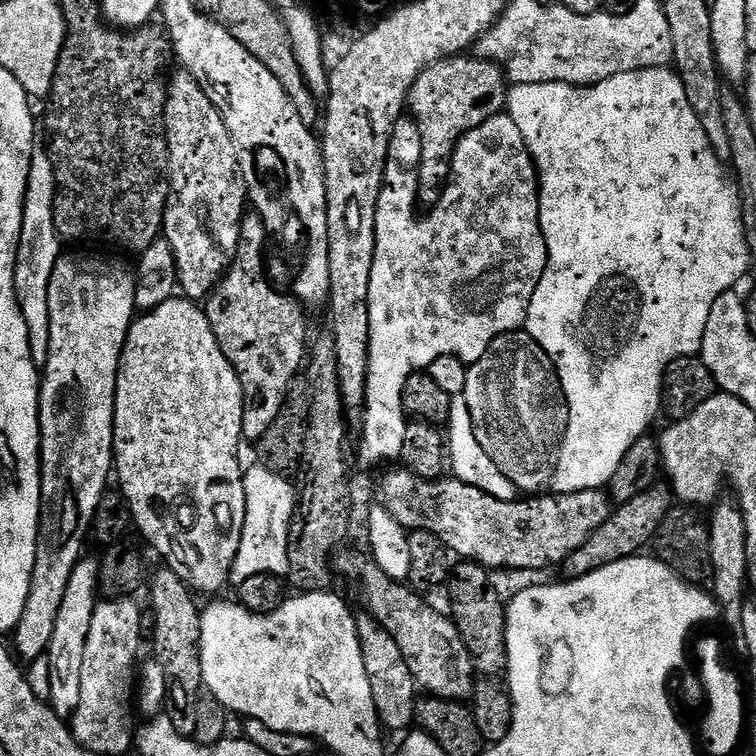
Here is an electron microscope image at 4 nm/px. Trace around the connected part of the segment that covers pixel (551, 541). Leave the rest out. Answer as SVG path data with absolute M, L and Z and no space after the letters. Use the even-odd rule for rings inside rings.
M392 466L388 470L376 488L377 494L380 495L379 507L388 511L405 530L434 534L449 553L456 555L457 552L465 561L482 564L489 570L544 568L547 564L563 565L568 556L574 554L574 550L578 550L578 546L582 546L582 542L586 542L590 534L594 534L594 530L602 526L602 522L606 522L614 507L607 491L598 488L570 494L532 494L527 498L499 500L455 478L418 478L418 474L403 466Z

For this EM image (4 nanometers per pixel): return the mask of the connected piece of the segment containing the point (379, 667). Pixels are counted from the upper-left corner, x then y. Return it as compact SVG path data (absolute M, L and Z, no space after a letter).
M364 614L357 619L356 629L362 646L362 662L366 666L366 679L370 682L370 694L374 698L376 716L387 731L389 728L392 732L403 733L413 727L416 718L418 685L414 674L410 674L410 666L406 666L406 658L402 658L402 650L398 650L398 642L390 638L388 631L379 622Z

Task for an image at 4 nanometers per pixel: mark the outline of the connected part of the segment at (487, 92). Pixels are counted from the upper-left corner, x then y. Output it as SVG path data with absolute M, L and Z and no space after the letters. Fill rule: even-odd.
M468 54L434 62L422 70L422 74L418 74L414 86L408 92L407 107L420 131L418 188L421 193L435 193L442 182L447 181L448 173L452 170L452 155L458 142L470 130L482 126L482 122L505 111L509 87L501 65Z

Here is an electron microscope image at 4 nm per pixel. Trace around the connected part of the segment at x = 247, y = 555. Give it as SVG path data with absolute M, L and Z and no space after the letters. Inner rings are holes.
M256 462L253 463L253 468L250 467L245 471L244 474L244 489L246 490L246 522L244 523L244 529L242 530L242 542L238 546L238 554L234 558L234 566L232 567L232 575L230 577L231 583L233 585L239 586L242 582L246 582L246 578L250 578L254 574L274 574L281 578L287 577L288 575L288 535L290 534L290 526L292 525L292 518L296 515L296 506L298 503L298 492L292 484L287 475L281 474L279 472L271 472L269 468L264 467L263 464Z

